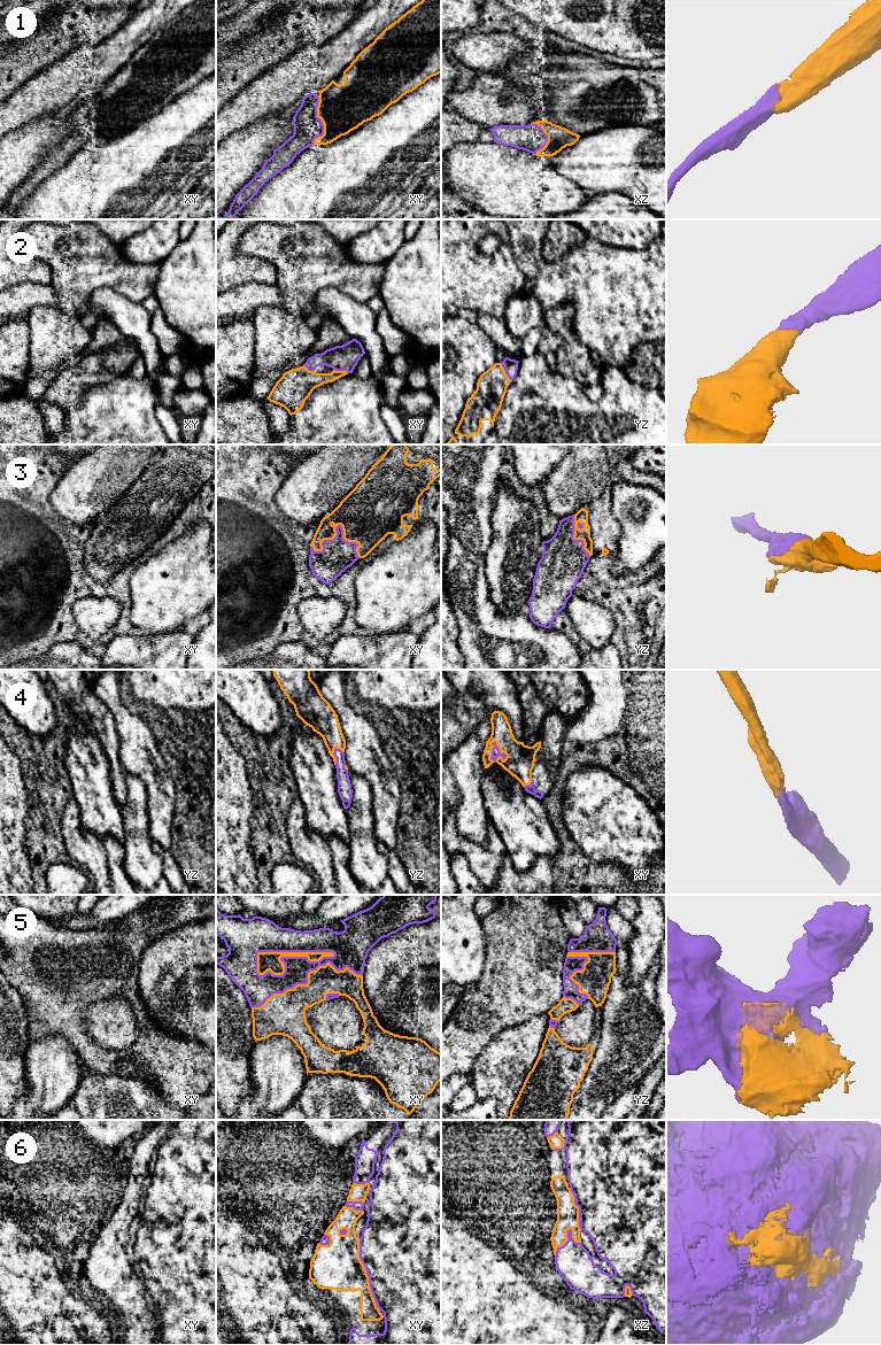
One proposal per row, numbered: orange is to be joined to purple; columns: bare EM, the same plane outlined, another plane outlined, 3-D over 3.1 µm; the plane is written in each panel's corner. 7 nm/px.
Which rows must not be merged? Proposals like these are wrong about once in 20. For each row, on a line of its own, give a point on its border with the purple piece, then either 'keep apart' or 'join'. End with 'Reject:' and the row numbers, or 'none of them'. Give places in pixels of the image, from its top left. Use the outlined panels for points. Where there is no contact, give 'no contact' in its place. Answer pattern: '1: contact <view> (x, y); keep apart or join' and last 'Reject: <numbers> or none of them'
1: contact xy (321, 121); join
2: contact xy (340, 370); join
3: contact xy (337, 526); join
4: contact xy (499, 751); join
5: contact xy (286, 951); join
6: contact xy (368, 1275); join
Reject: none of them

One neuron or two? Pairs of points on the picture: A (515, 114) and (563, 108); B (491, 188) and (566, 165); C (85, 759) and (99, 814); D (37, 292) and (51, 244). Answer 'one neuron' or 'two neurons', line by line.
A: two neurons
B: two neurons
C: one neuron
D: two neurons

